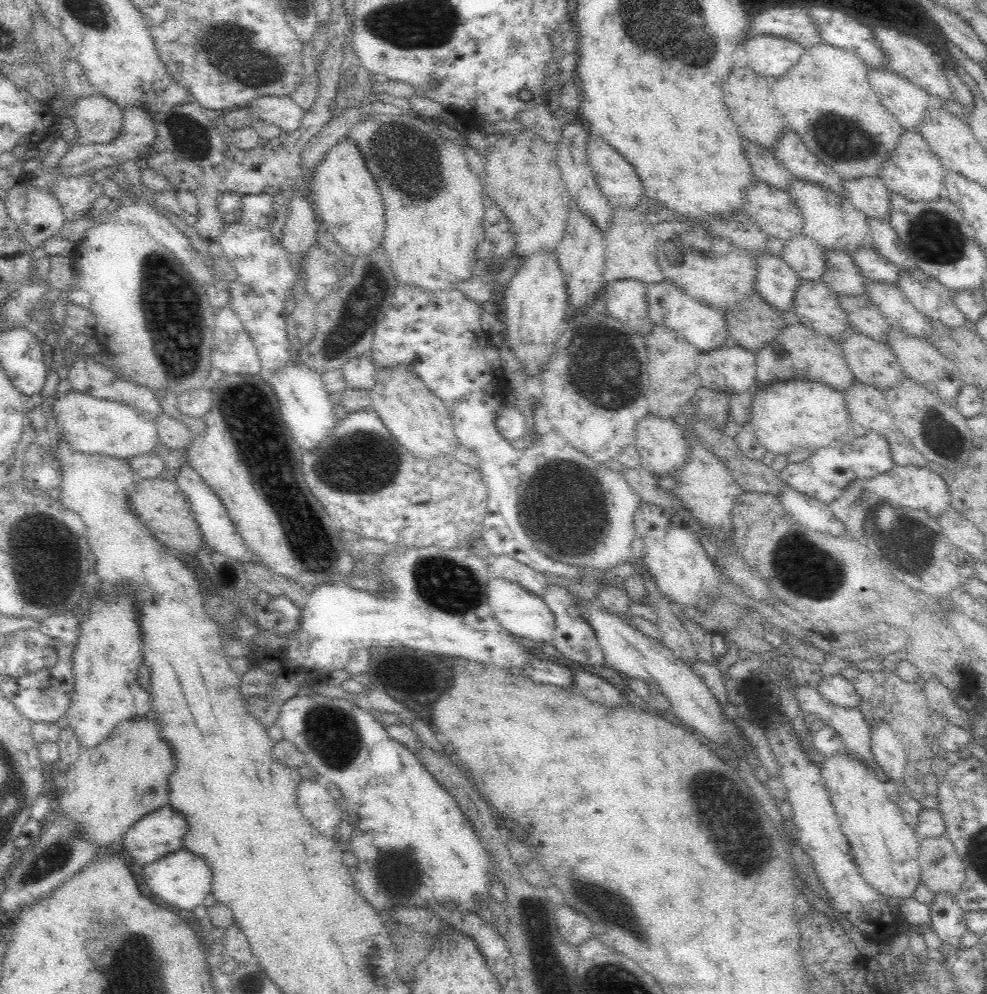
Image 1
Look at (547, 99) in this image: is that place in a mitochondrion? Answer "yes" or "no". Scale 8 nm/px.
no

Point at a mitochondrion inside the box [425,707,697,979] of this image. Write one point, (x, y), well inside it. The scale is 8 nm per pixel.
(617, 909)

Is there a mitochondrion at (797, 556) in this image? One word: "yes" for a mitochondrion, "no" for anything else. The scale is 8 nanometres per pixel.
yes

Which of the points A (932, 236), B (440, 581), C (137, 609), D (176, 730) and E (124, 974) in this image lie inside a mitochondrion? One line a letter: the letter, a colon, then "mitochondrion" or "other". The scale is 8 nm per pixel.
A: mitochondrion
B: mitochondrion
C: other
D: other
E: mitochondrion

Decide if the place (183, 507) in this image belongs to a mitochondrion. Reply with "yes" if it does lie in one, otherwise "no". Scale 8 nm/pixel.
no

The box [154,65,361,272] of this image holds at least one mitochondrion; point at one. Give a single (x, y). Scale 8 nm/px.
(189, 137)

